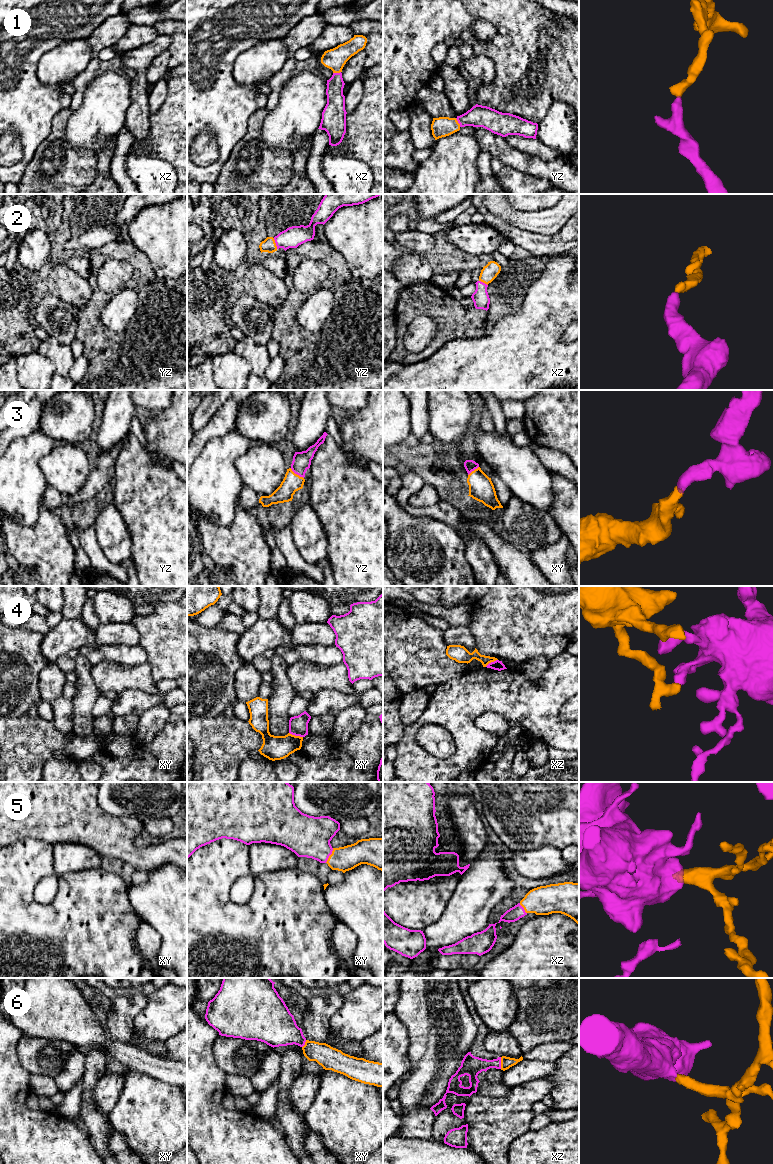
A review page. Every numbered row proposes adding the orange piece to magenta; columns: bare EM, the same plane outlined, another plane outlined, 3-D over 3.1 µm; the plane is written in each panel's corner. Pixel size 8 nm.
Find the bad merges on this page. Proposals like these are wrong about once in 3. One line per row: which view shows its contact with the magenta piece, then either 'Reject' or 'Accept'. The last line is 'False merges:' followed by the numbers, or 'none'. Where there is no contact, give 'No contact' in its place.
1: Touches magenta in yz. Accept
2: Touches magenta in yz. Accept
3: Touches magenta in yz. Accept
4: Touches magenta in xy. Reject
5: Touches magenta in xy. Accept
6: Touches magenta in xz. Accept
False merges: 4

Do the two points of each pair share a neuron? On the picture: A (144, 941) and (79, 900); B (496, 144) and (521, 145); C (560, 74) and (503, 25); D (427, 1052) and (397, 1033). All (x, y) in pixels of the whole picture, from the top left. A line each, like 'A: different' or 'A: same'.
A: different
B: different
C: same
D: different

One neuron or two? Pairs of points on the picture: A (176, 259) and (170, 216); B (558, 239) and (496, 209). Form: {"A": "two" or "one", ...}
{"A": "one", "B": "two"}

